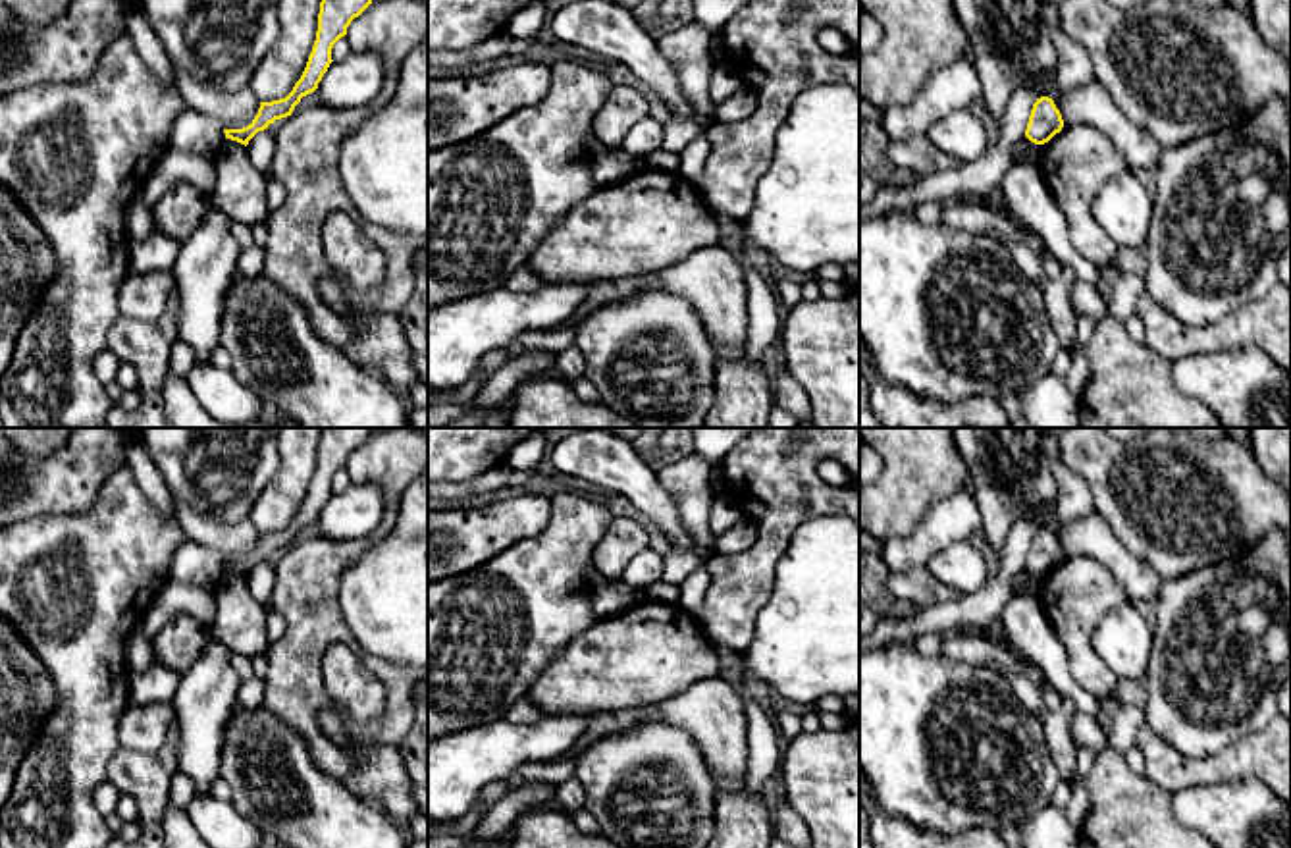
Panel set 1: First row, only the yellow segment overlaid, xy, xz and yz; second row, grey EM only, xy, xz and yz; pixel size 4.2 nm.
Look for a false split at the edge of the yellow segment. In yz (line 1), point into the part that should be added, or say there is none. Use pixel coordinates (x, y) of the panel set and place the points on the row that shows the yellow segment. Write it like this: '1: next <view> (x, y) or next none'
1: next none

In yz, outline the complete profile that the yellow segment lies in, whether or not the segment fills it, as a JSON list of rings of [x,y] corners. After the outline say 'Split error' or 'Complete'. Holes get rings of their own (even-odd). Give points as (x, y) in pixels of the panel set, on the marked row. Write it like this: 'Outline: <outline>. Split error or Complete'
Outline: [[[1048,96],[1037,98],[1033,104],[1025,137],[1035,145],[1048,143],[1064,127],[1064,119],[1054,100]]]. Complete

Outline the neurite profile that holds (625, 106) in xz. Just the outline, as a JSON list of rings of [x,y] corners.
[[[617,85],[593,118],[593,135],[601,145],[620,150],[626,133],[644,118],[649,118],[644,94],[632,87]]]

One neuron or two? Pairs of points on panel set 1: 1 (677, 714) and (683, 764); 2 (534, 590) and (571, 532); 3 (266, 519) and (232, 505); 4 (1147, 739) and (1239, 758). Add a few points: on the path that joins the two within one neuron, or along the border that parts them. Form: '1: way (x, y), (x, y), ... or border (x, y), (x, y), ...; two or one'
1: border (663, 721), (681, 727), (694, 741), (706, 766); two
2: way (546, 577), (567, 546); one
3: border (274, 475), (247, 517); two
4: way (1170, 762), (1178, 769), (1216, 769); one

